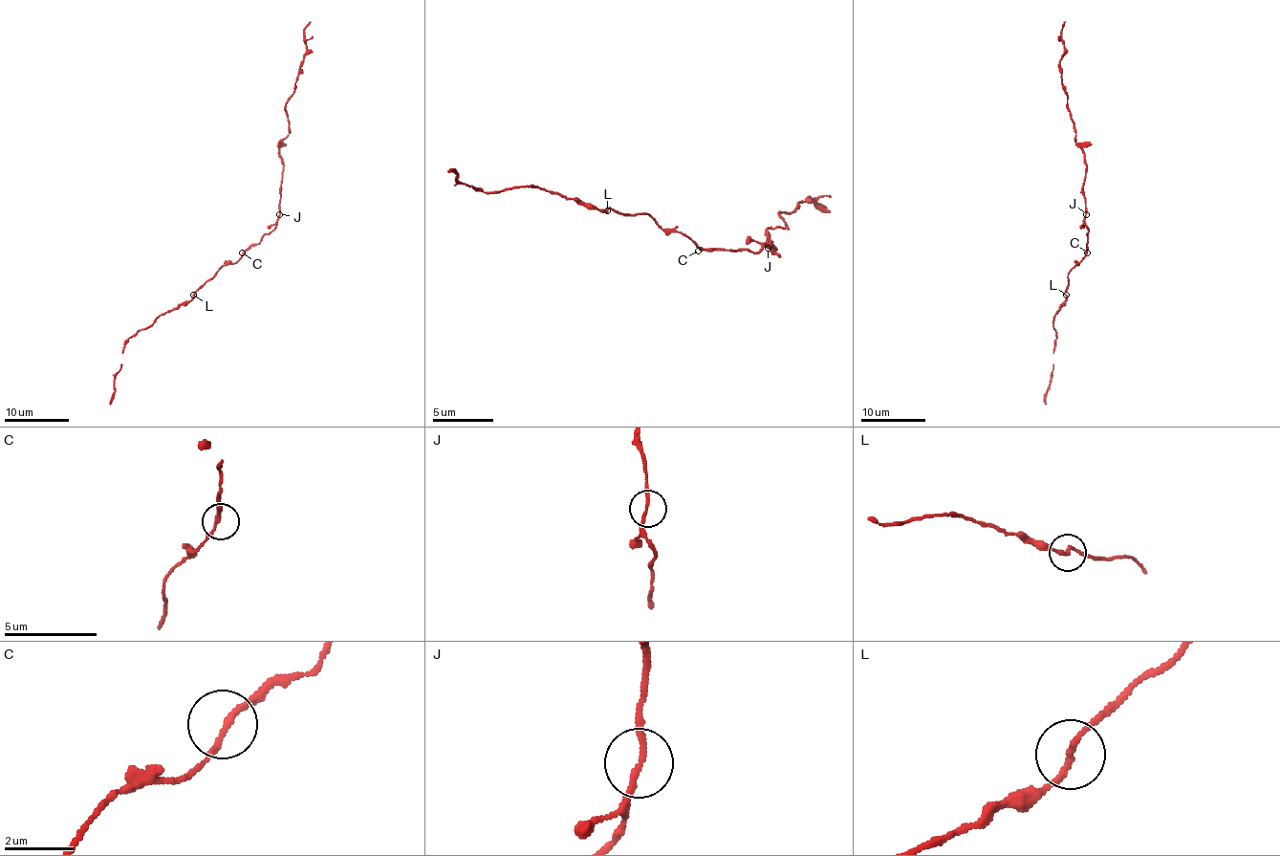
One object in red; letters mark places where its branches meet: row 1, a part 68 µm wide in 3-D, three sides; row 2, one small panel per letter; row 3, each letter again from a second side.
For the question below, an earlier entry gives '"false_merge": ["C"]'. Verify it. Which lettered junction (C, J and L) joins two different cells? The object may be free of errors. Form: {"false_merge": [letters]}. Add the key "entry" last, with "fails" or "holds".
{"false_merge": [], "entry": "fails"}

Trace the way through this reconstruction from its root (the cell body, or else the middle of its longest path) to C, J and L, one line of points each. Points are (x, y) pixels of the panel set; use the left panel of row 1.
C: (260, 240), (242, 252)
J: (260, 240), (274, 229), (279, 214)
L: (260, 240), (235, 262), (226, 262), (194, 295)

